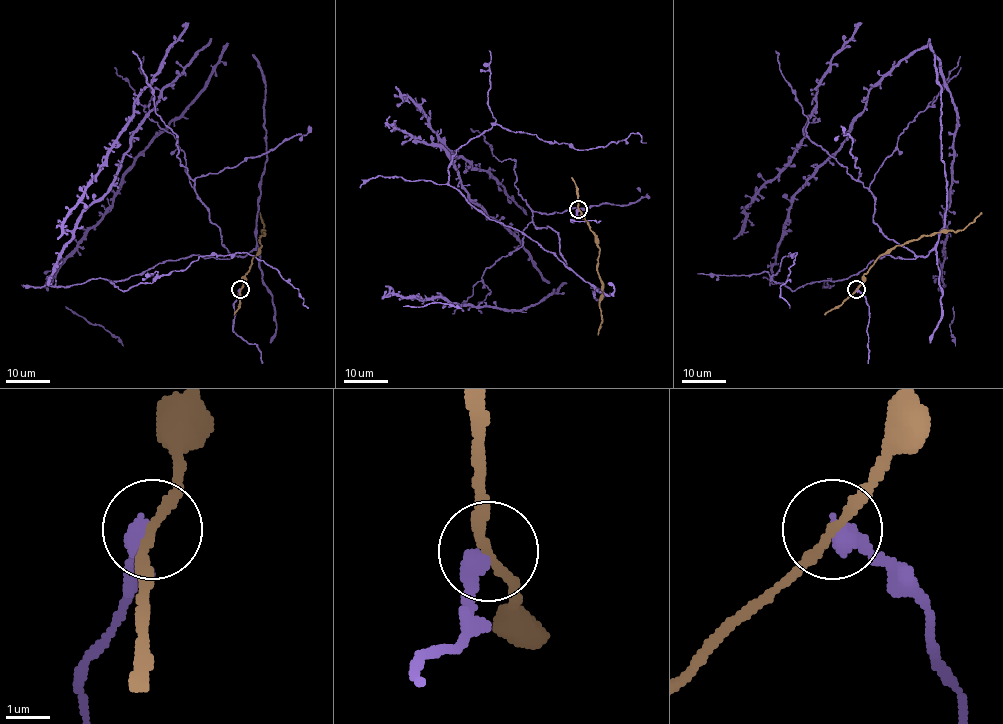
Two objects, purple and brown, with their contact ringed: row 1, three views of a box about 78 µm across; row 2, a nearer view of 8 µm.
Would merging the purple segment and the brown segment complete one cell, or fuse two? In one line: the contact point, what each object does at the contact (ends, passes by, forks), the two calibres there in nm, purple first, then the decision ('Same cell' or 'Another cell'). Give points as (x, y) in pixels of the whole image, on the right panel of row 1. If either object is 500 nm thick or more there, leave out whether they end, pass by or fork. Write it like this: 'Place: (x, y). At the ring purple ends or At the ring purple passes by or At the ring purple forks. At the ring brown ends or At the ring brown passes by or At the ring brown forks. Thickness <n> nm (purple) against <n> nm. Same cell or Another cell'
Place: (856, 289). At the ring purple ends. At the ring brown passes by. Thickness 460 nm (purple) against 200 nm. Another cell

